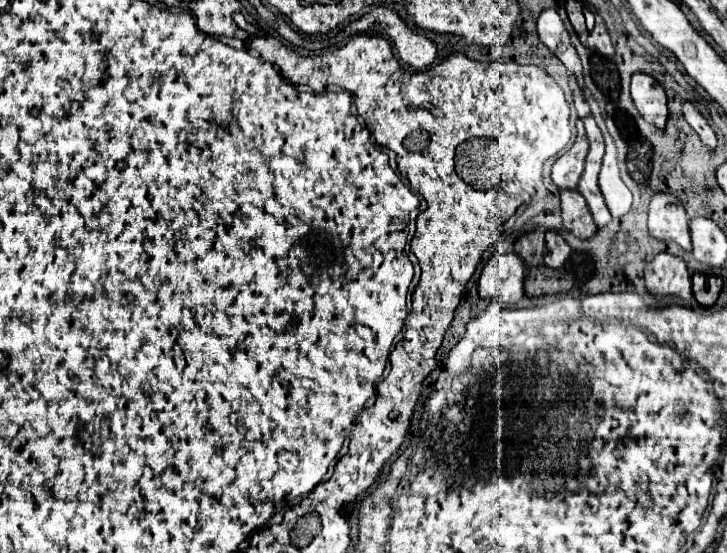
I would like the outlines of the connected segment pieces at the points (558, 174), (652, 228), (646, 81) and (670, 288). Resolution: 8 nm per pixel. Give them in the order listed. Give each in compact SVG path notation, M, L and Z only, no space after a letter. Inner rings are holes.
M577 121L577 139L573 143L573 147L561 155L551 169L551 181L559 187L559 189L575 189L577 181L583 173L583 165L585 165L585 155L589 149L587 137L585 137L585 127L581 121Z
M655 193L649 205L649 235L659 241L673 241L685 251L691 251L689 219L673 195Z
M635 73L631 79L631 99L643 119L659 129L667 123L667 97L663 87L645 73Z
M669 253L657 255L645 267L645 285L649 291L655 291L663 297L681 297L693 299L691 293L691 275L685 267L685 261Z

